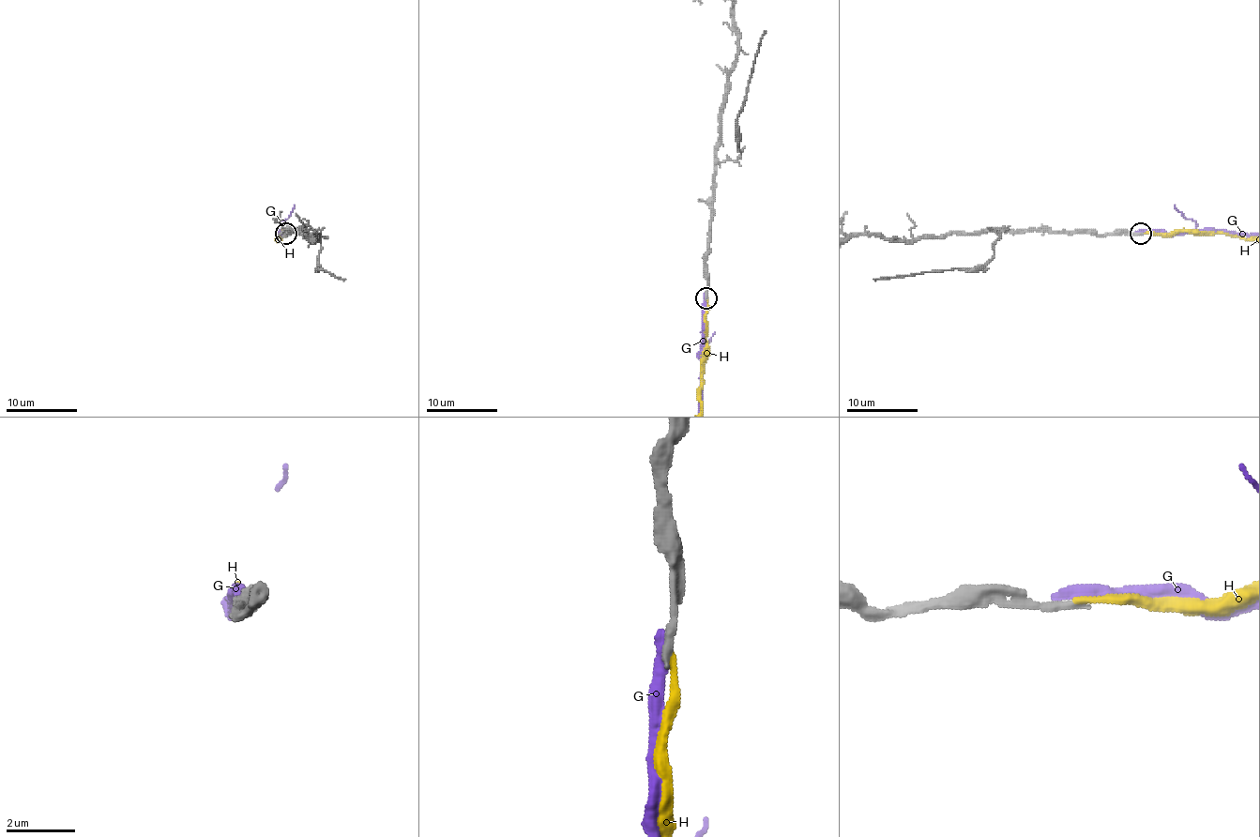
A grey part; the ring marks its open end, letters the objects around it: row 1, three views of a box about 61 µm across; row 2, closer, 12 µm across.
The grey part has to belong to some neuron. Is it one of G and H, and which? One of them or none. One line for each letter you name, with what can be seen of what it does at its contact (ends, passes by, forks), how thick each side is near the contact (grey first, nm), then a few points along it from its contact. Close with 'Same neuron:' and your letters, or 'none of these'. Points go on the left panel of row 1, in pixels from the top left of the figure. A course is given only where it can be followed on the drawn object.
H: It ends there. Thickness 260 nm (grey) against 180 nm
Same neuron: H

